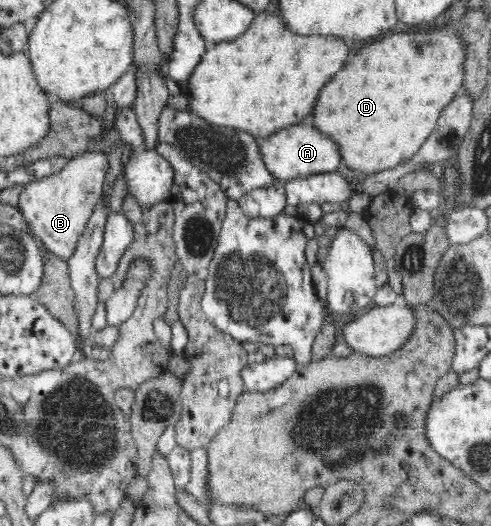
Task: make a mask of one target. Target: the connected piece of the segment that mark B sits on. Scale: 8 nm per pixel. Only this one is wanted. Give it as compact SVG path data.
M92 151L71 158L60 172L23 185L17 205L19 211L43 246L59 260L66 262L75 253L76 243L102 195L106 172L107 155Z

